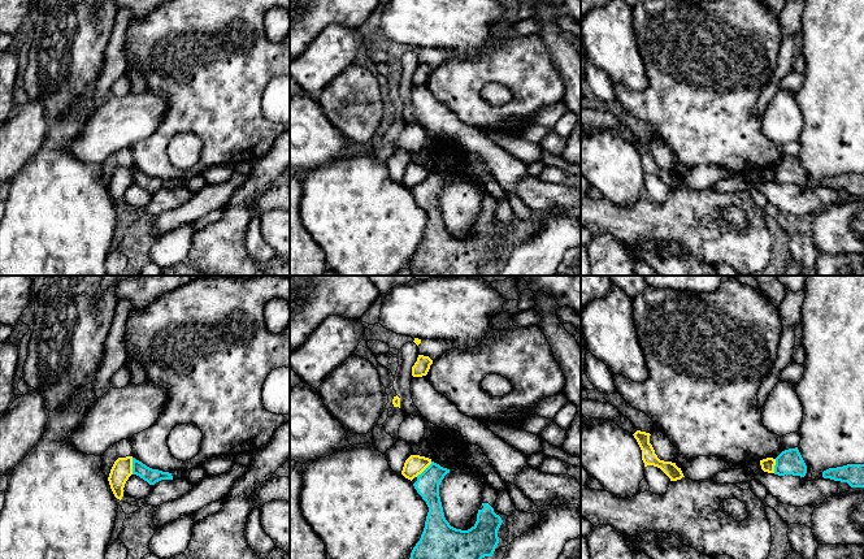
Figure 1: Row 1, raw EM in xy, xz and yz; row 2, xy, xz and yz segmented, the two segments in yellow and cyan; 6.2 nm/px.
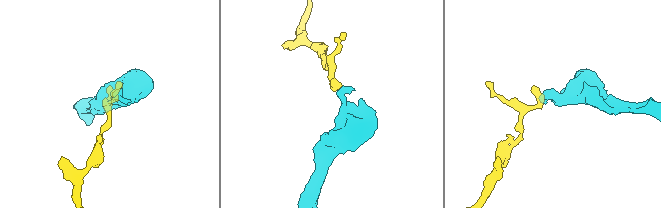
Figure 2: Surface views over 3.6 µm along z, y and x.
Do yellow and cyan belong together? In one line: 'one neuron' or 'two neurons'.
two neurons

